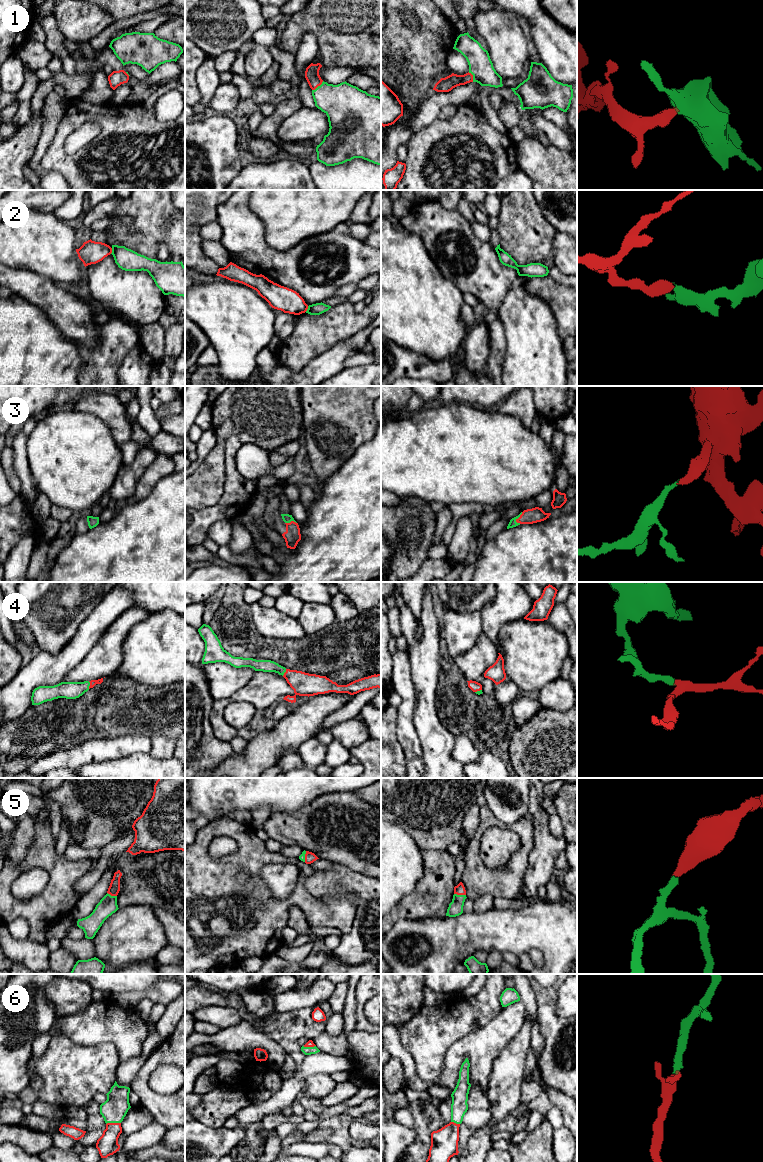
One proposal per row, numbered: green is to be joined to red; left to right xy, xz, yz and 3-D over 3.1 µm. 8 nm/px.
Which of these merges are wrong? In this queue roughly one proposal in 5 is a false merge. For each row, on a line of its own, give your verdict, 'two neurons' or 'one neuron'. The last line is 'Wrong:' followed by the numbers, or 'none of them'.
1: one neuron
2: two neurons
3: one neuron
4: one neuron
5: one neuron
6: one neuron
Wrong: 2

